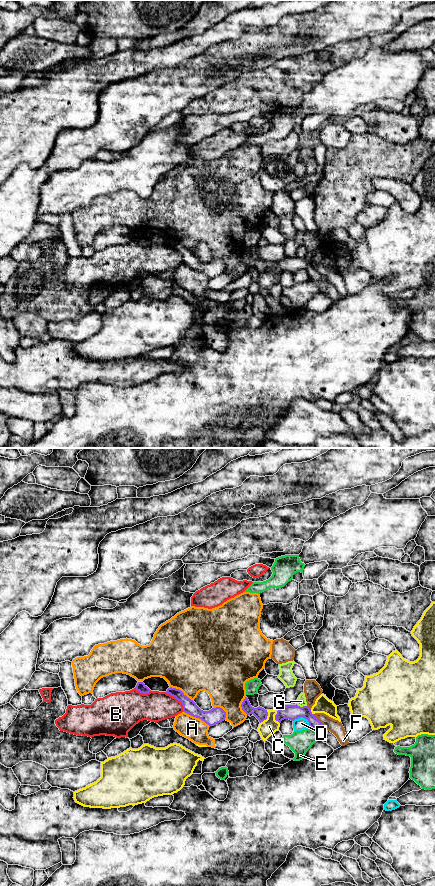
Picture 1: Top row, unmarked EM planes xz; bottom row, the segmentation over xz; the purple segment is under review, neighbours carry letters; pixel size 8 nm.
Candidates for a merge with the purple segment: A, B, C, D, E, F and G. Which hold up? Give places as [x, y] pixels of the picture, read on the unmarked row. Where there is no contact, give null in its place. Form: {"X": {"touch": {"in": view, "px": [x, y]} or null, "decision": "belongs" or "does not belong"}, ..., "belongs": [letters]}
{"A": {"touch": {"in": "xz", "px": [196, 269]}, "decision": "does not belong"}, "B": {"touch": {"in": "xz", "px": [177, 251]}, "decision": "does not belong"}, "C": {"touch": {"in": "xz", "px": [266, 269]}, "decision": "does not belong"}, "D": {"touch": {"in": "xz", "px": [304, 269]}, "decision": "does not belong"}, "E": {"touch": {"in": "xz", "px": [312, 280]}, "decision": "does not belong"}, "F": {"touch": {"in": "xz", "px": [318, 272]}, "decision": "does not belong"}, "G": {"touch": {"in": "xz", "px": [301, 259]}, "decision": "does not belong"}, "belongs": []}

